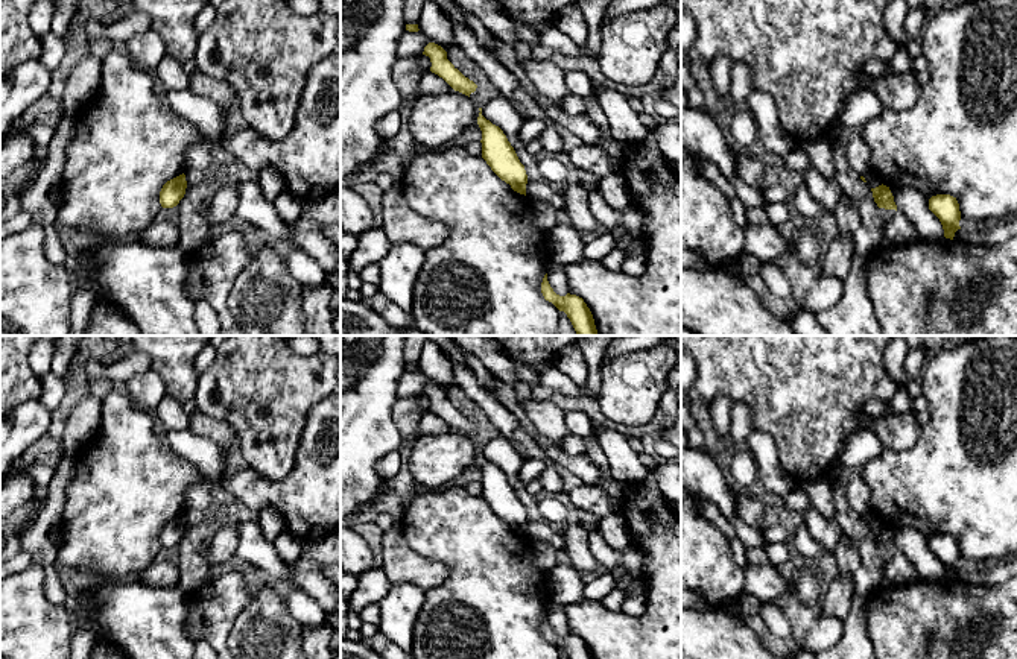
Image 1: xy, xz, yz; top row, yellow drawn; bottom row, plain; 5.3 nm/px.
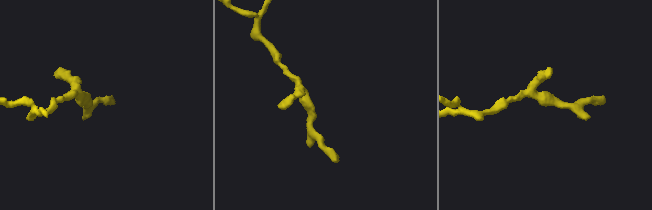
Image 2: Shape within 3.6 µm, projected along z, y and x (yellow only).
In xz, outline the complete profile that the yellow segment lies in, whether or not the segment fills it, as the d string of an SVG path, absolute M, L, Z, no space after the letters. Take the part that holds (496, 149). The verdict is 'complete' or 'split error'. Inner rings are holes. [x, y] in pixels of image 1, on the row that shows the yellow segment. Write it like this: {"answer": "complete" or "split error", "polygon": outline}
{"answer": "complete", "polygon": "M482 108L479 111L477 125L482 131L482 158L514 191L526 196L528 175L524 166L503 131L482 115Z"}

